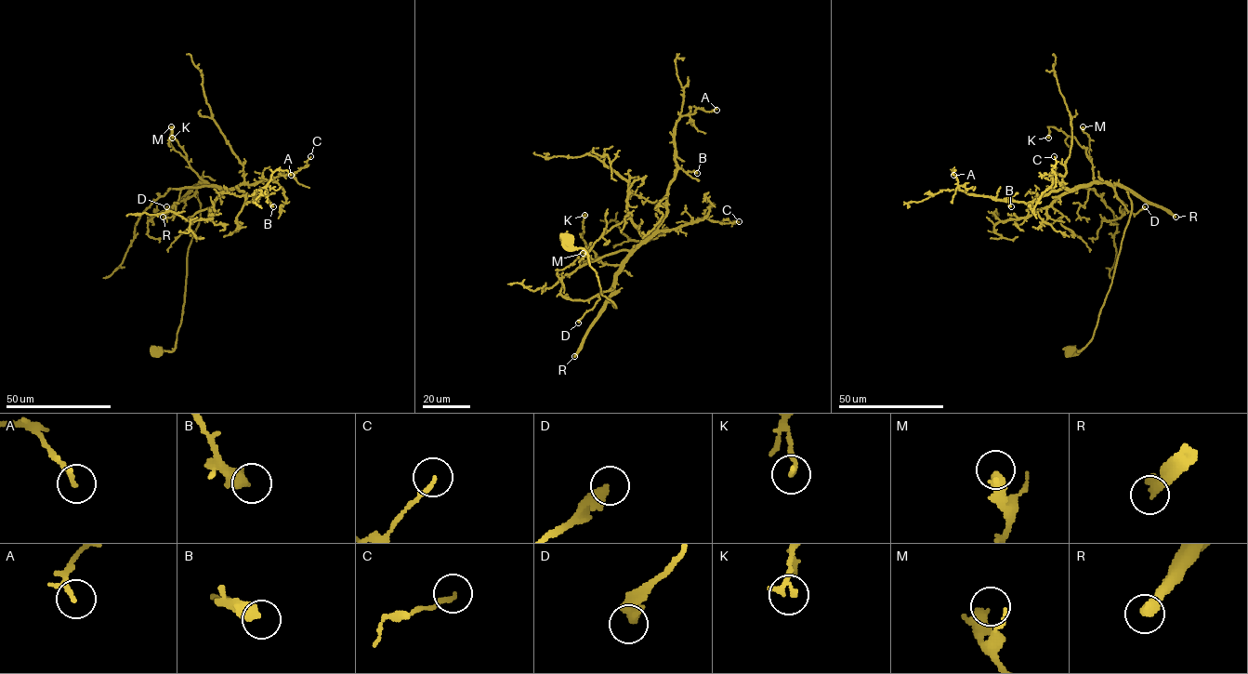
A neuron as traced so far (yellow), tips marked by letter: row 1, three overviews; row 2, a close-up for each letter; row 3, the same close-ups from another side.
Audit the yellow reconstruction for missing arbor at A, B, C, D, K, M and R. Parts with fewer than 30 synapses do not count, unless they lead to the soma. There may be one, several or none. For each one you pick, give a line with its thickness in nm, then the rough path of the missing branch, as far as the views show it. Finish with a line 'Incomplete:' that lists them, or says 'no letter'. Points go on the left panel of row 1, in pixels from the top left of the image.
R: calibre 480 nm
Incomplete: R

